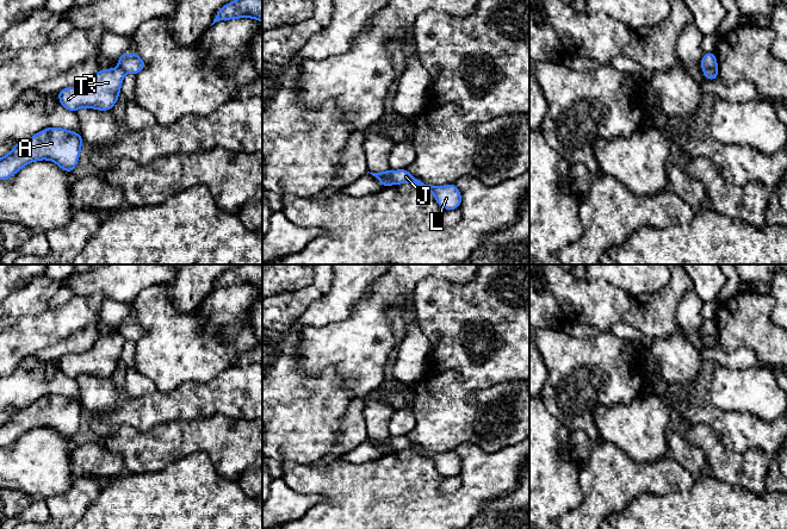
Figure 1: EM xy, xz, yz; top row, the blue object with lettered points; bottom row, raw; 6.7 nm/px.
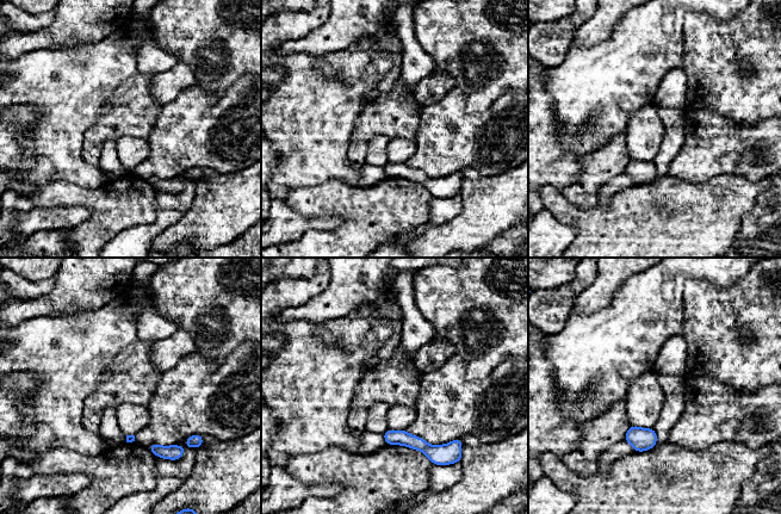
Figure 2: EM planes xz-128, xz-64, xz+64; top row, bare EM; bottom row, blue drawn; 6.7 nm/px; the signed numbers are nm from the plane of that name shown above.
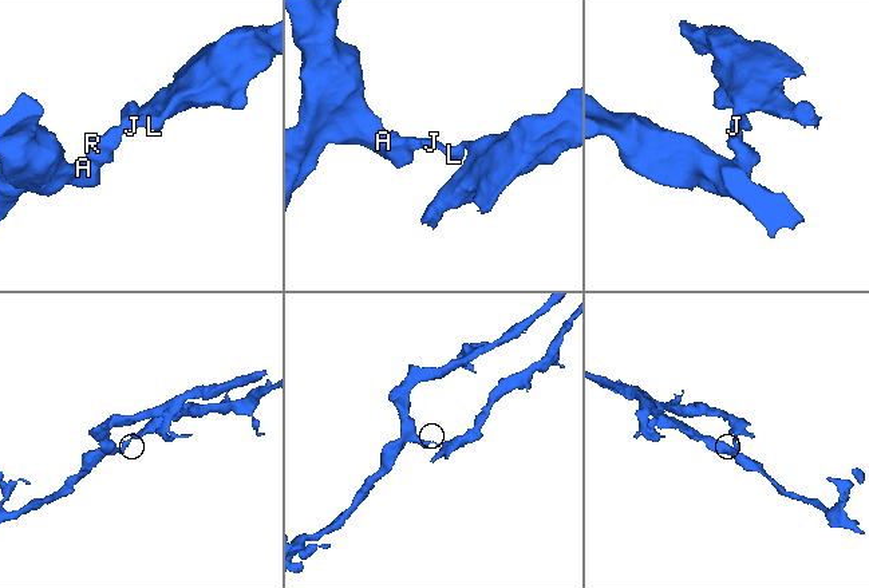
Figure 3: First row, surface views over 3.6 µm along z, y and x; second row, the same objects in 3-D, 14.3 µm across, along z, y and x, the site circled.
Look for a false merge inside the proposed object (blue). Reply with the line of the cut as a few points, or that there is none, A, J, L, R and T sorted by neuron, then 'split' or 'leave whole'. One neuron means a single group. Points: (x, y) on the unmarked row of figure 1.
xz (389, 437), (391, 450) | A R T / J L | split

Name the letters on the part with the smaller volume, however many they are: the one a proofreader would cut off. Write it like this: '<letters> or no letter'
J, L

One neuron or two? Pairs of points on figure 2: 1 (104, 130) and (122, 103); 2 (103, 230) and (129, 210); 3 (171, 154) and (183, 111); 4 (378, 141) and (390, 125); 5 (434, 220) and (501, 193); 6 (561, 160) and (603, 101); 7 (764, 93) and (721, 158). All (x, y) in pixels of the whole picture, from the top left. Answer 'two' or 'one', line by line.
1: one
2: one
3: one
4: two
5: two
6: two
7: two

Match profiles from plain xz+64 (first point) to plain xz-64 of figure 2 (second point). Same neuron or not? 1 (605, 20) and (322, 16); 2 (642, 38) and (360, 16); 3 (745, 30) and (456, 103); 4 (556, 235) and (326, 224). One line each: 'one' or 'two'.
1: two
2: two
3: two
4: one

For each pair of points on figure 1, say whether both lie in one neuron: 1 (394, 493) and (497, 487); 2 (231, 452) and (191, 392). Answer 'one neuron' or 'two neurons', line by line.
1: one neuron
2: two neurons

